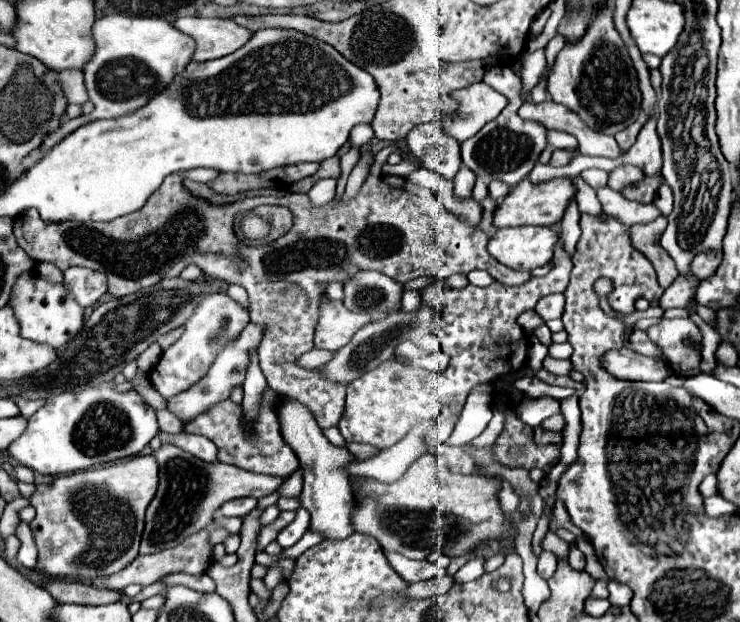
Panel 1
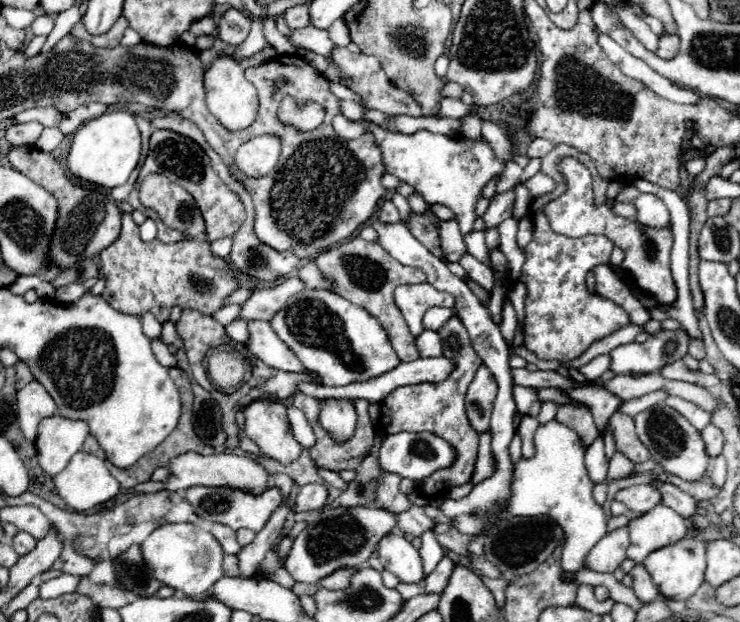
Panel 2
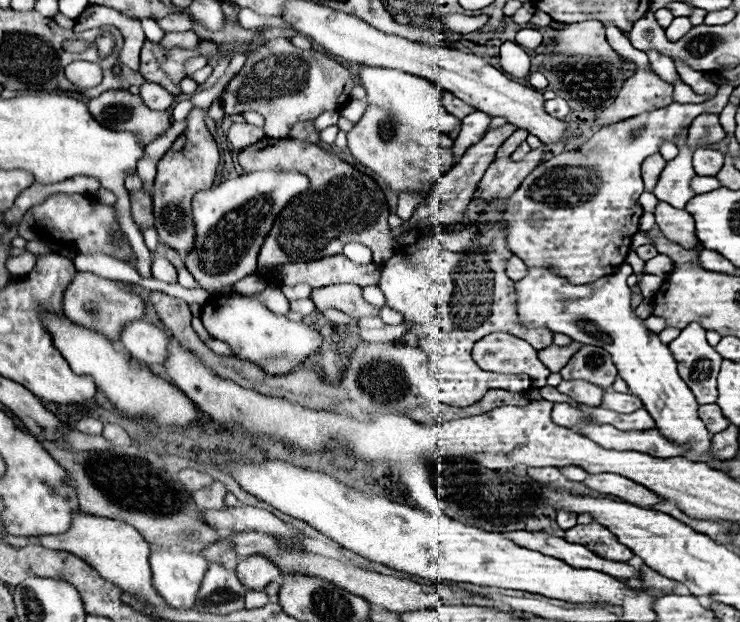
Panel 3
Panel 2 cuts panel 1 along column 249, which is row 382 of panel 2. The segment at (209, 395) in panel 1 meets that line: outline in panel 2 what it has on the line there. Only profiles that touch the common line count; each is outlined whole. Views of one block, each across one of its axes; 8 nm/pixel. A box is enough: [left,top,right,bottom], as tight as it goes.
[270,290,400,386]

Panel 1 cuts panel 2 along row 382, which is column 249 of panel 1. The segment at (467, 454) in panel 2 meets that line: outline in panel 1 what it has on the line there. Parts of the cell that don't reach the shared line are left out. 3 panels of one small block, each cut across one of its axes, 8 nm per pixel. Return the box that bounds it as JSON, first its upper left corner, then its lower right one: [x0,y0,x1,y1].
[186,388,298,478]

